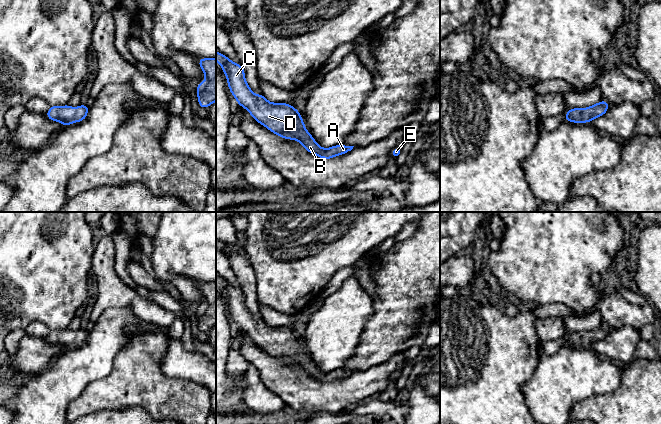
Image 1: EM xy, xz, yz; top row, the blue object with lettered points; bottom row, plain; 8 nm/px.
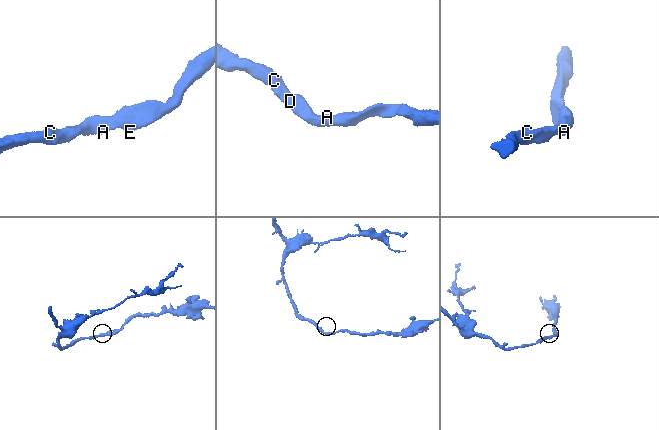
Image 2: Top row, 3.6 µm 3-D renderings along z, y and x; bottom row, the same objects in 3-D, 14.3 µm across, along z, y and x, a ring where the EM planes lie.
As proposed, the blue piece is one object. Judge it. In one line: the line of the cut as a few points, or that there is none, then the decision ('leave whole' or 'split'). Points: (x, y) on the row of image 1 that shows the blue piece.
no cut; leave whole

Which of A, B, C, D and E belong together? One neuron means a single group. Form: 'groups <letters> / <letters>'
groups A B C D E

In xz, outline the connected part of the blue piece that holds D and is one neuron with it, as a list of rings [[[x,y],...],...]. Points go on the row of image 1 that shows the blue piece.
[[[217,51],[216,61],[221,65],[227,78],[228,88],[230,89],[231,94],[236,98],[239,106],[244,107],[257,122],[265,126],[274,134],[285,139],[298,140],[299,143],[308,152],[323,159],[330,159],[338,155],[345,154],[353,149],[354,146],[344,146],[343,144],[336,145],[327,149],[320,147],[308,132],[308,130],[305,129],[301,114],[296,108],[287,103],[271,103],[262,95],[262,93],[260,95],[254,94],[249,85],[246,83],[243,66],[234,63],[225,55]]]

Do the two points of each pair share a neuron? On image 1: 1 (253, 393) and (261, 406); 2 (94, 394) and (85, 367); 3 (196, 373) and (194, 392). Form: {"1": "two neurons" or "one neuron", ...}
{"1": "one neuron", "2": "two neurons", "3": "two neurons"}

